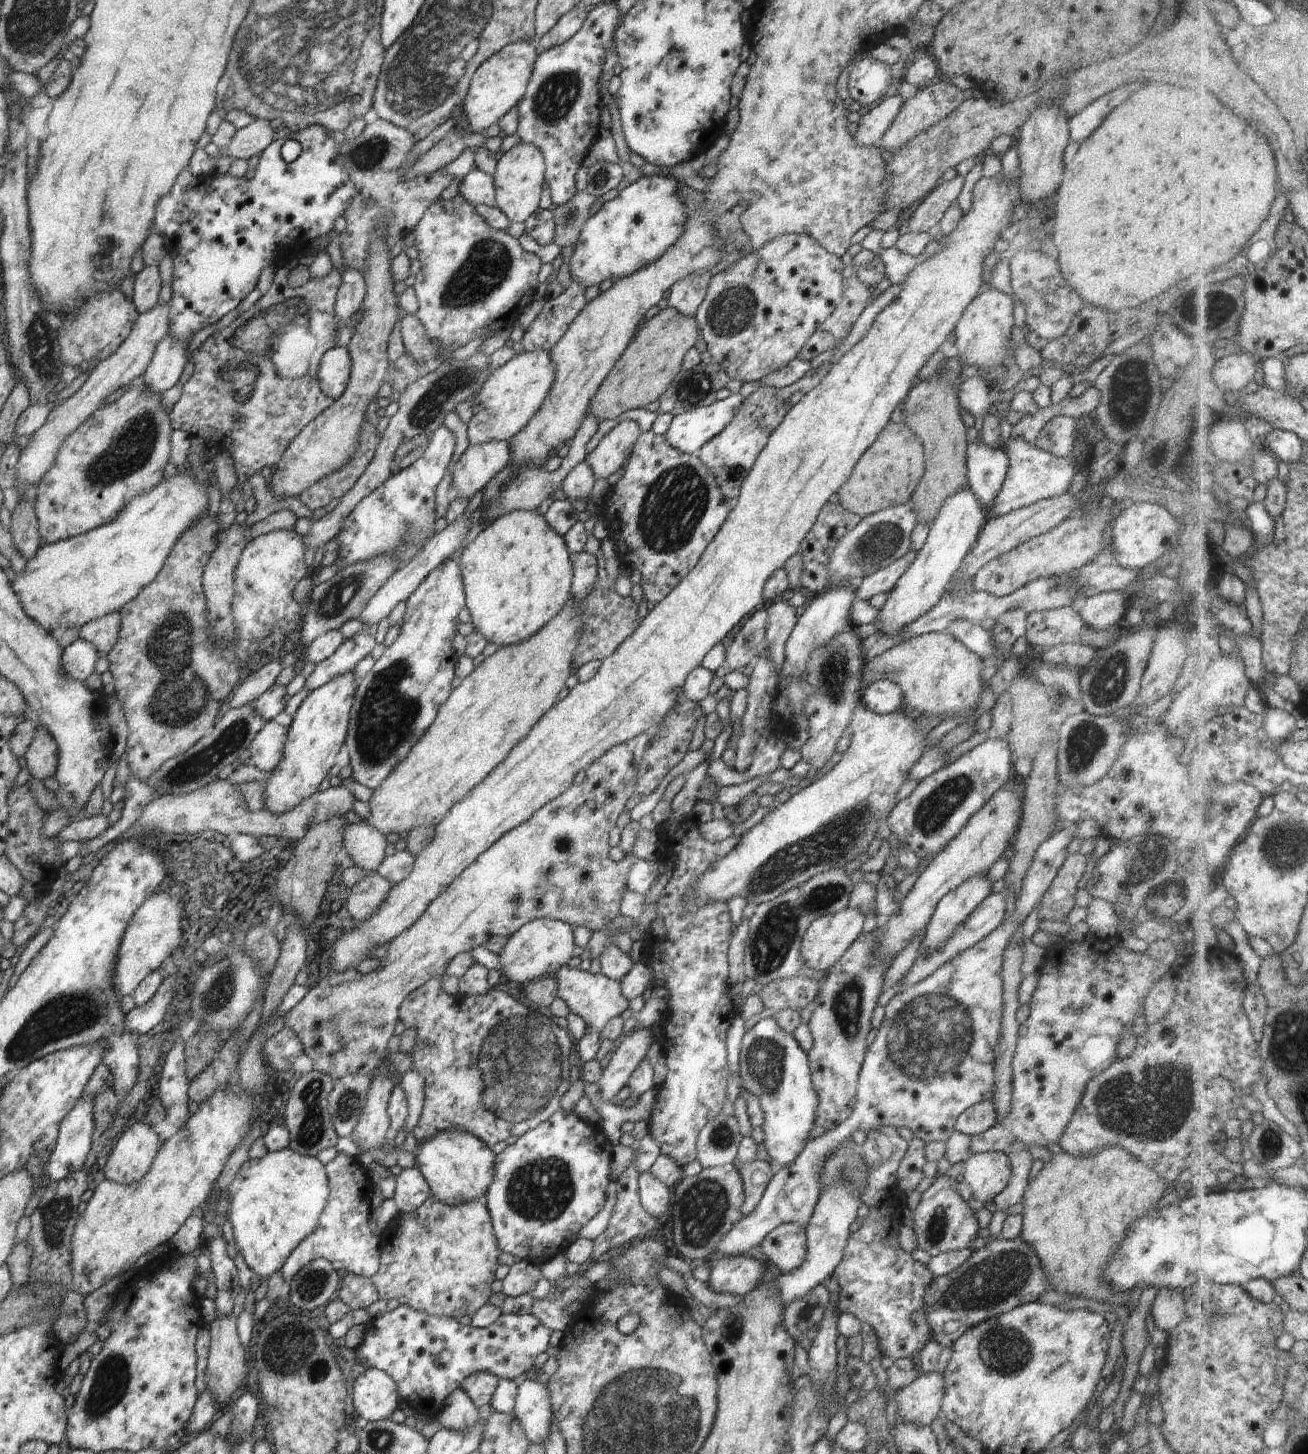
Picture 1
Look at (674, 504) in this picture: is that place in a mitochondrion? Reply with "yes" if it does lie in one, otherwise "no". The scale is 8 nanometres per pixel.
yes

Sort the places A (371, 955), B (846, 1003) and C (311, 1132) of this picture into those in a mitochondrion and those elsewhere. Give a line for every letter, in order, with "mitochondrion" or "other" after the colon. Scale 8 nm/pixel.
A: other
B: mitochondrion
C: mitochondrion

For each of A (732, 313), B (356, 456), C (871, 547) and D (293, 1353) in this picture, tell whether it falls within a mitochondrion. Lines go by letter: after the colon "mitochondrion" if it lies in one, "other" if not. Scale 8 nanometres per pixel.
A: mitochondrion
B: other
C: mitochondrion
D: mitochondrion

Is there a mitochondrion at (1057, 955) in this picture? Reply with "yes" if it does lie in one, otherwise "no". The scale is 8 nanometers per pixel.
no

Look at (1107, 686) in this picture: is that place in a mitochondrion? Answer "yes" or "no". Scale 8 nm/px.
yes

